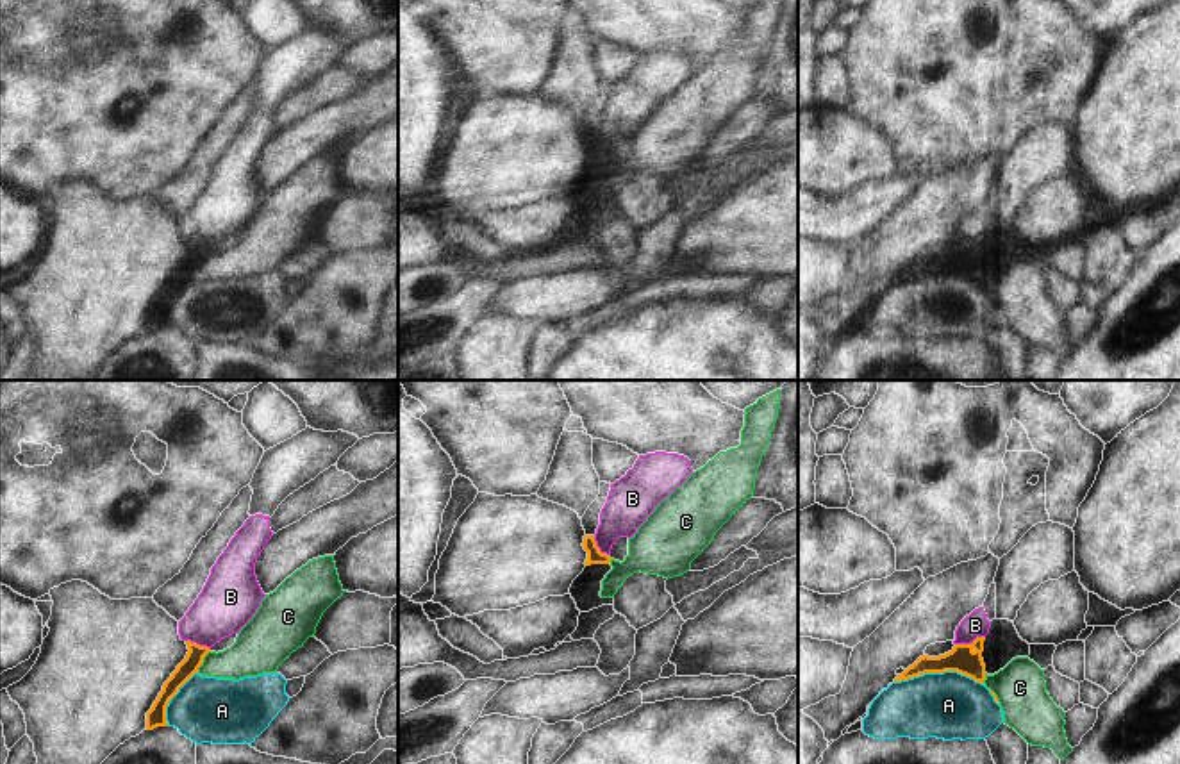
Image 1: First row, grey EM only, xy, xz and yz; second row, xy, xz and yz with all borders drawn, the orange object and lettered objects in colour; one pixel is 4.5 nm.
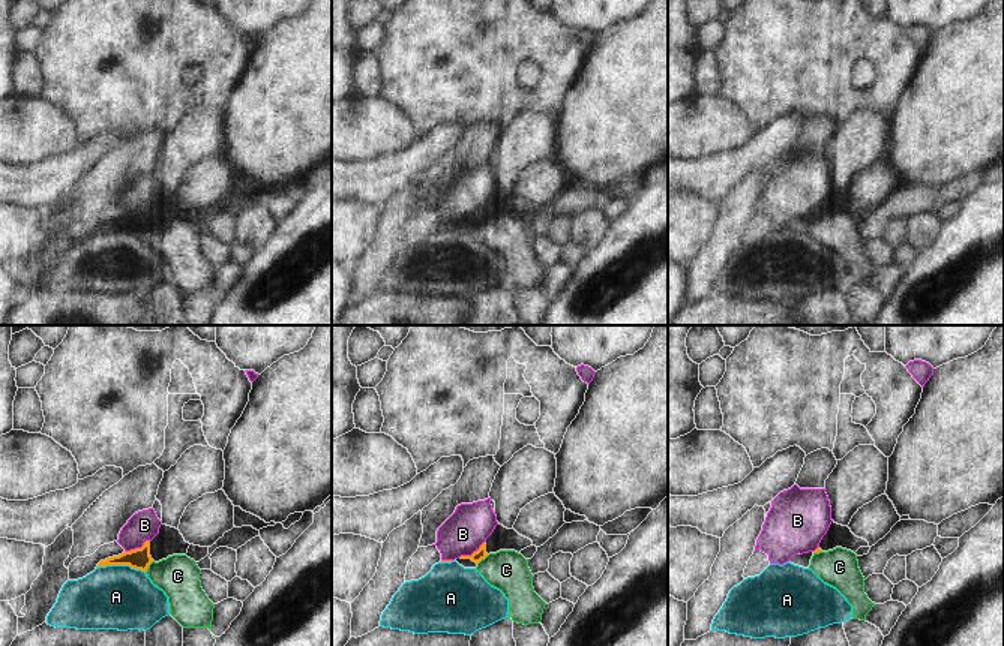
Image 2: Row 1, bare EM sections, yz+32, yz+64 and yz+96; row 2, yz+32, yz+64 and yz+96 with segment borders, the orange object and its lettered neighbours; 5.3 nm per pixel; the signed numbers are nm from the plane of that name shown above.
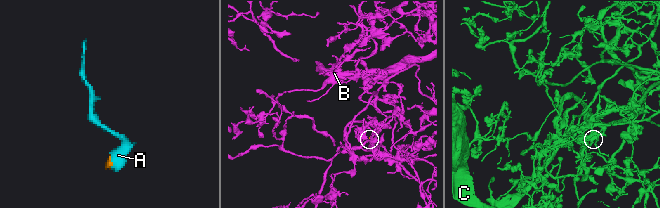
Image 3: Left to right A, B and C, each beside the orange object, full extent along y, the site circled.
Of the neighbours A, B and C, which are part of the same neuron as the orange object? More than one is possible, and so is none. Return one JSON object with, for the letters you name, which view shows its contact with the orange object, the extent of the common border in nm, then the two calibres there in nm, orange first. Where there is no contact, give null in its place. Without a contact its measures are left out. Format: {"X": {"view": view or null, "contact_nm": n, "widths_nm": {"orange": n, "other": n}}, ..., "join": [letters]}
{"join": []}

